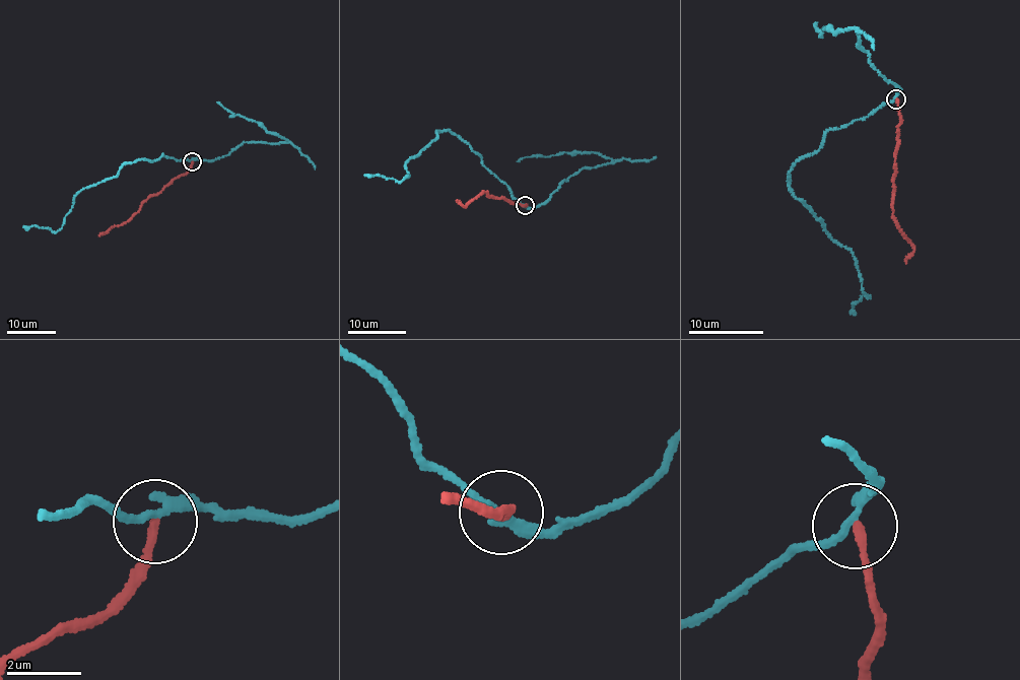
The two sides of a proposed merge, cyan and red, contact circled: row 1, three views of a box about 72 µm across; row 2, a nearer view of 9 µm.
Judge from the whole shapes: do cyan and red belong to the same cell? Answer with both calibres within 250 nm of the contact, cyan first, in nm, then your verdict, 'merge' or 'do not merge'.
240 nm thick on the cyan side, 200 nm on the other; do not merge

